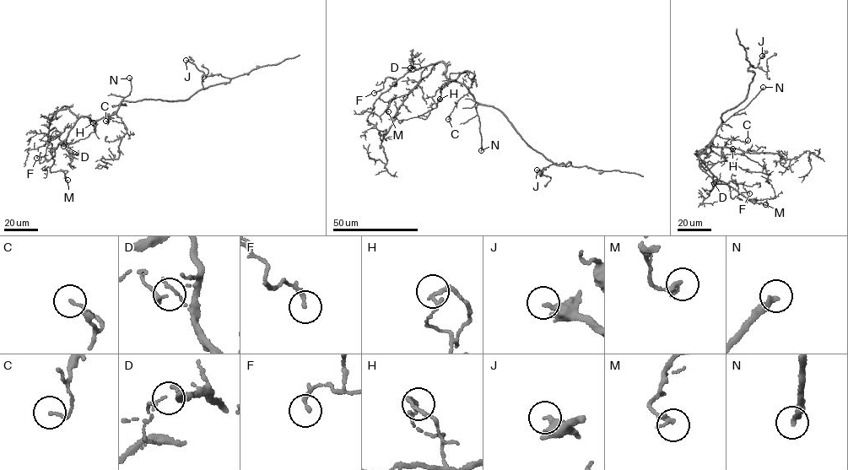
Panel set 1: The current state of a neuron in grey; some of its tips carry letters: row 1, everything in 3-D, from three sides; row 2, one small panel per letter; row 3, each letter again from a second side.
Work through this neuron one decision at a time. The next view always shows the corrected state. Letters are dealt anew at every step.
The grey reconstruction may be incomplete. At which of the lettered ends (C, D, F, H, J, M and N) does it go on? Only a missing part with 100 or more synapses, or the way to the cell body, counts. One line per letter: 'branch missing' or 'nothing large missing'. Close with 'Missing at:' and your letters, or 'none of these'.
C: nothing large missing
D: nothing large missing
F: nothing large missing
H: nothing large missing
J: branch missing
M: nothing large missing
N: branch missing
Missing at: J, N

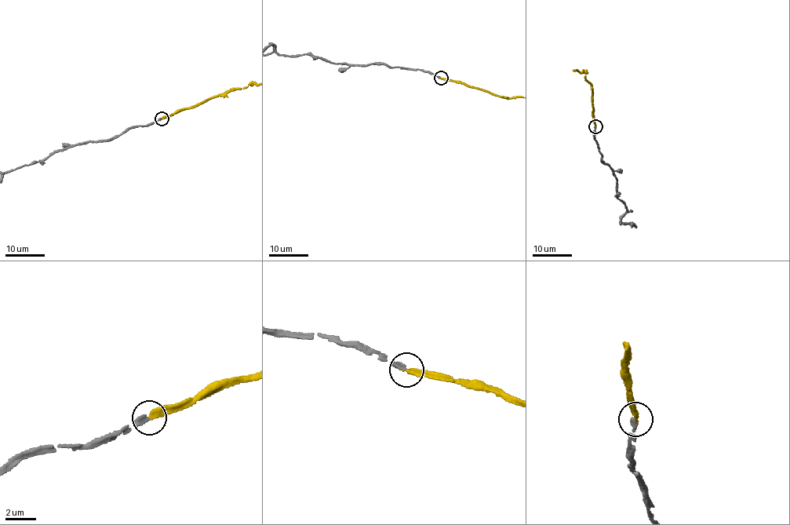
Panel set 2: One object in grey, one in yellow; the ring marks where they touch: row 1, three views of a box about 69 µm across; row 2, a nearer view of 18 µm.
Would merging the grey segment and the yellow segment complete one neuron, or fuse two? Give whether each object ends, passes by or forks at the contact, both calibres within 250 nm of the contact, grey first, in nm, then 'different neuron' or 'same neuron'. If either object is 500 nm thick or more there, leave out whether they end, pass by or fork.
grey ends; yellow ends; calibres 280 and 360 nm; same neuron

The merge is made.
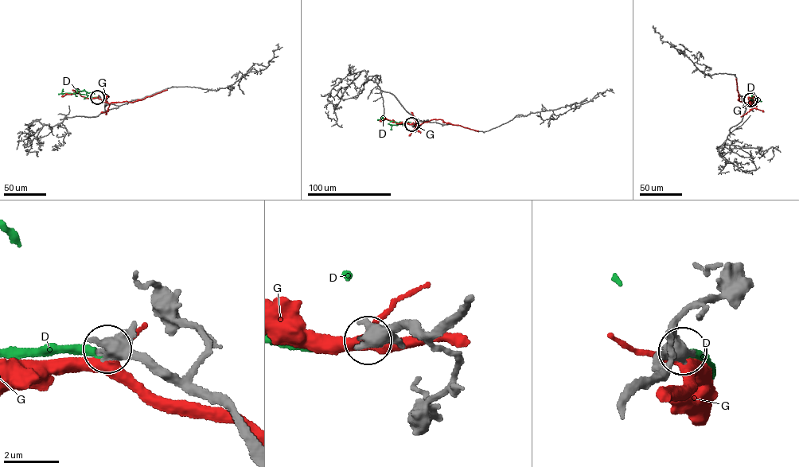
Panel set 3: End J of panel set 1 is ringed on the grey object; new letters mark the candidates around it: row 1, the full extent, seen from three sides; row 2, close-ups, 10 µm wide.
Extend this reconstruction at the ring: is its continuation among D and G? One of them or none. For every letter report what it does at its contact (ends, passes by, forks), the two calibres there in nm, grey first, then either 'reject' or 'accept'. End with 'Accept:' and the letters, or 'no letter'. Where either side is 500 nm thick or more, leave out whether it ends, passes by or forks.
D: it ends | 480/280 nm | accept
G: 500/340 nm | reject
Accept: D

